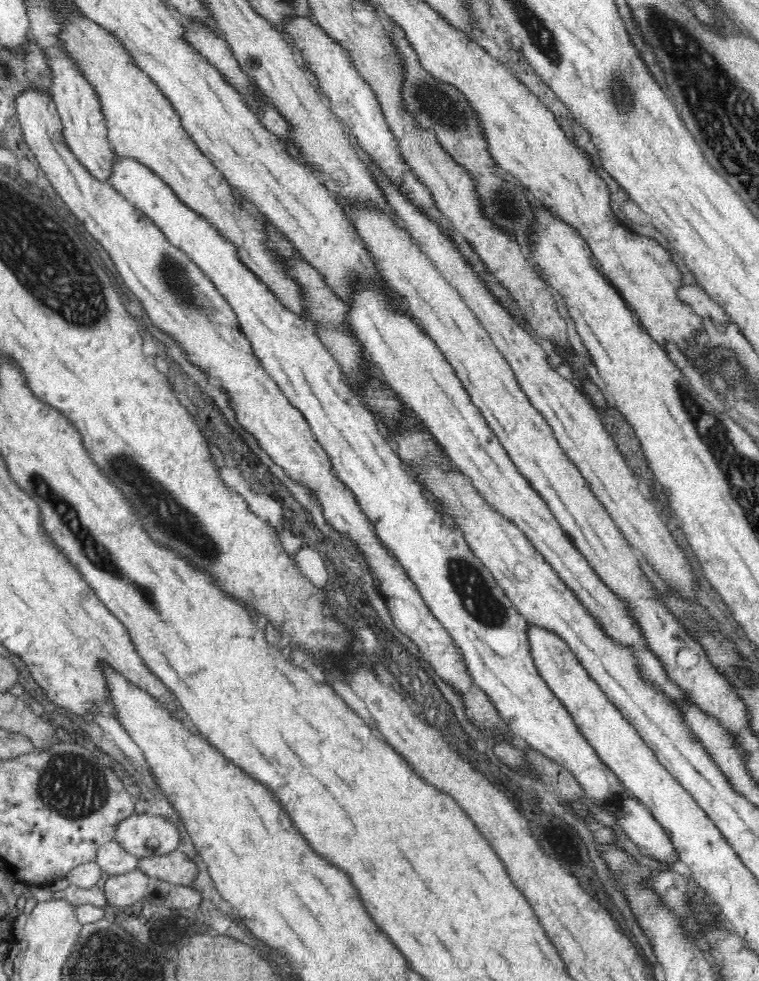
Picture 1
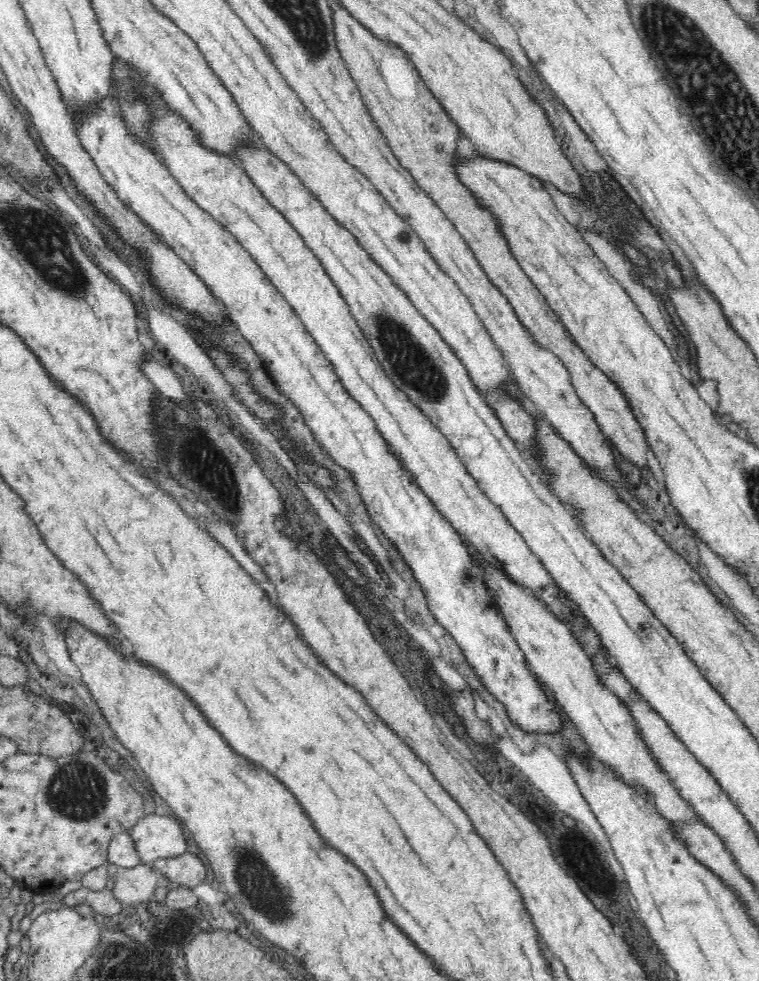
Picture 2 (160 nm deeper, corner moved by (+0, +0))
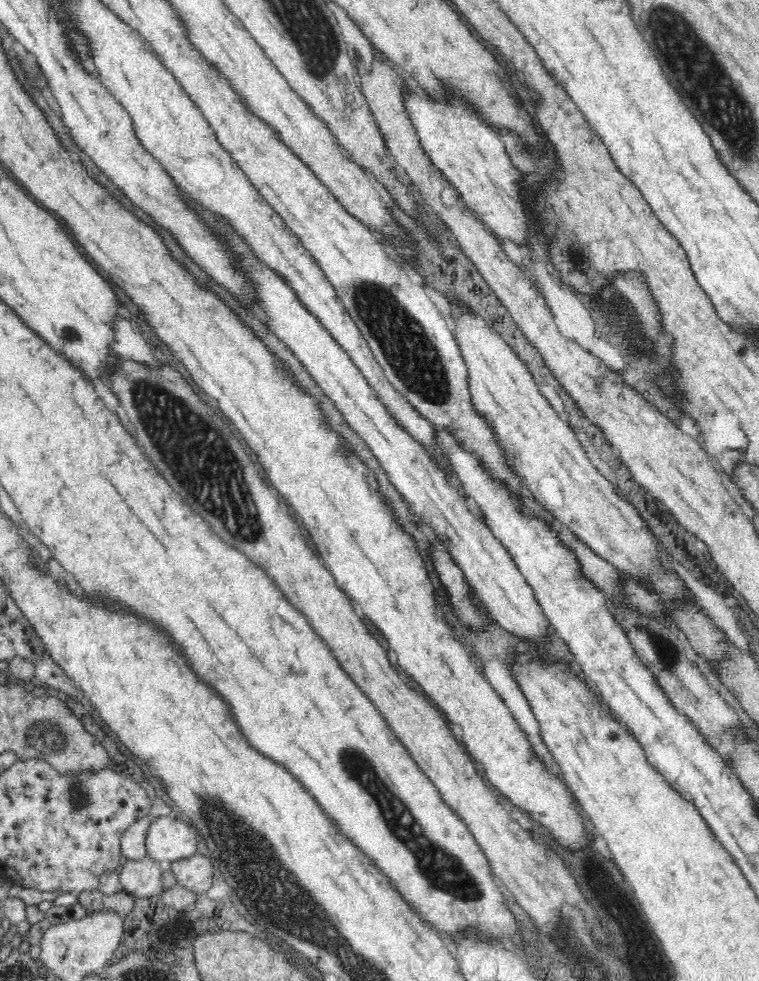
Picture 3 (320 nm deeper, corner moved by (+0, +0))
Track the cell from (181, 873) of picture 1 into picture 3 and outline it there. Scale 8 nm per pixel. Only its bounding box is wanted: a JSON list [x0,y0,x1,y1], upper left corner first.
[166,853,213,894]

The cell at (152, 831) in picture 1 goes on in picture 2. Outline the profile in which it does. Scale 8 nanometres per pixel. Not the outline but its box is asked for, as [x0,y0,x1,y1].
[130,814,187,863]

